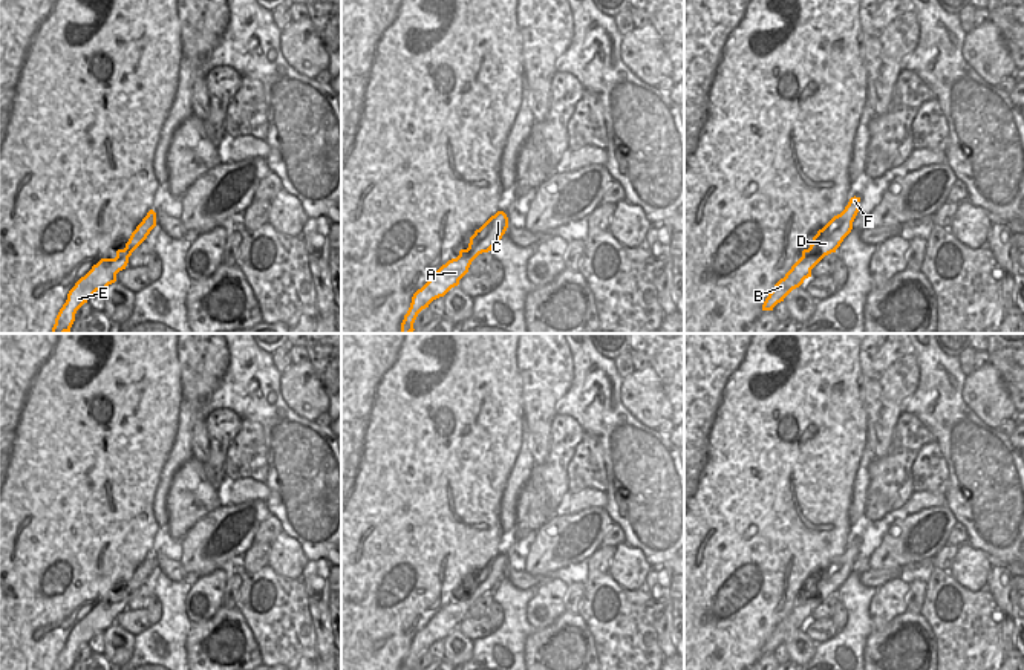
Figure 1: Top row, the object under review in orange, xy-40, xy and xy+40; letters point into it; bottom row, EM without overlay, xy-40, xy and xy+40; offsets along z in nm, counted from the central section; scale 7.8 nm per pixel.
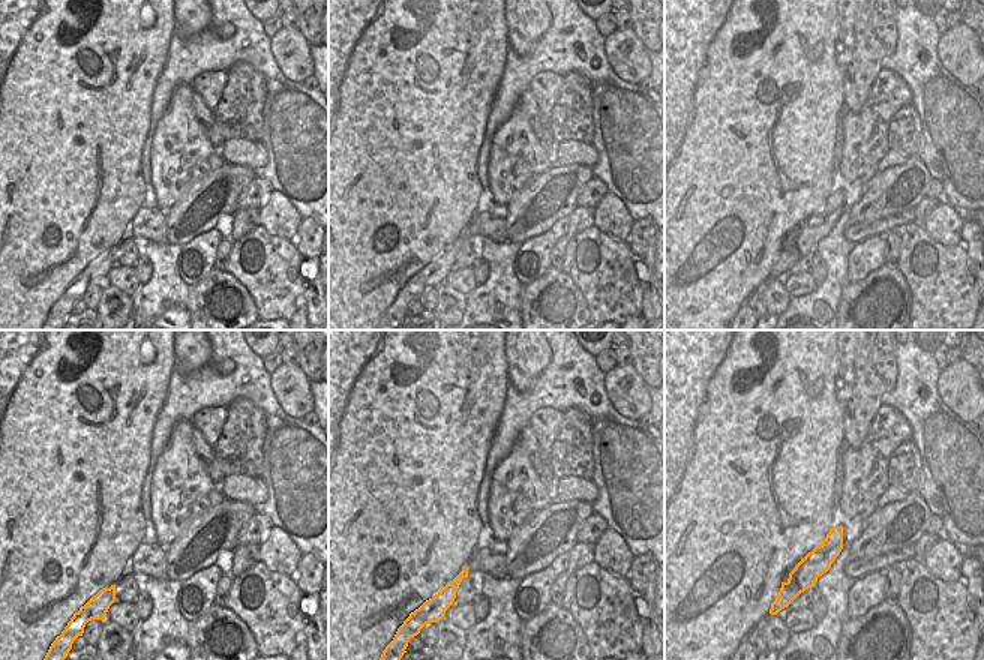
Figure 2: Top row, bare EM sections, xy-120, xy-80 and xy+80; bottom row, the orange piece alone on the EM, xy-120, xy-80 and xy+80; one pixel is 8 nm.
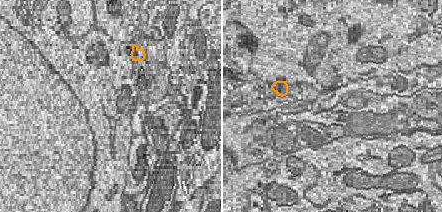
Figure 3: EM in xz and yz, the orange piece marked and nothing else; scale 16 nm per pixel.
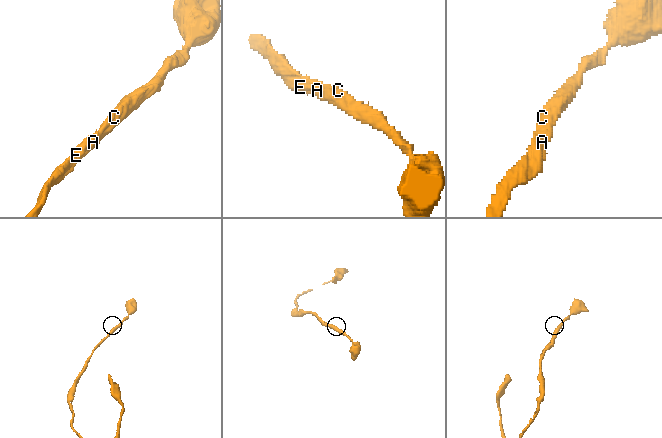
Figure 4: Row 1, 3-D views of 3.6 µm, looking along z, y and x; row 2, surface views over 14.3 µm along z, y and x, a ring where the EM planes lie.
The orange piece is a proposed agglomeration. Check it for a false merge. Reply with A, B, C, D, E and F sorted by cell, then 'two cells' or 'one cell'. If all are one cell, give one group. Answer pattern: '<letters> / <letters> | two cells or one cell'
A B C D E F | one cell

